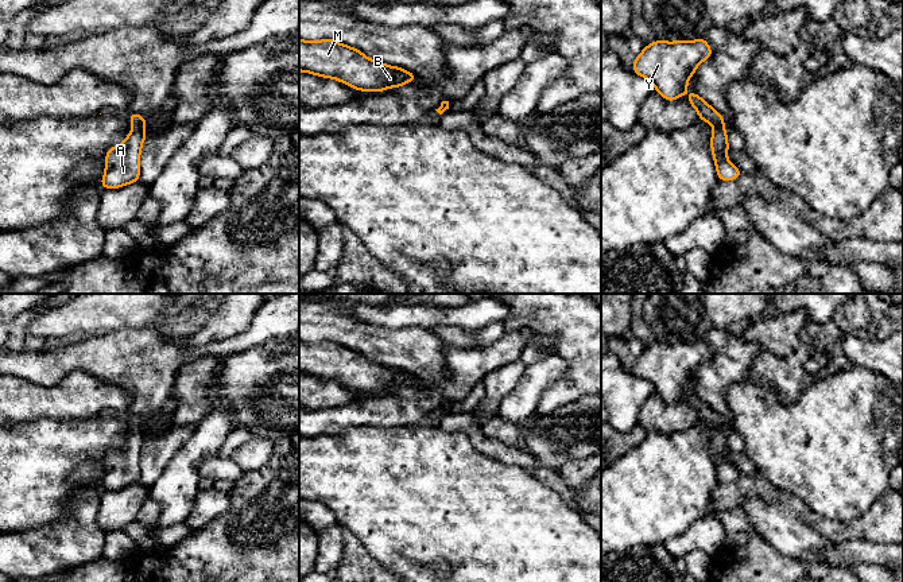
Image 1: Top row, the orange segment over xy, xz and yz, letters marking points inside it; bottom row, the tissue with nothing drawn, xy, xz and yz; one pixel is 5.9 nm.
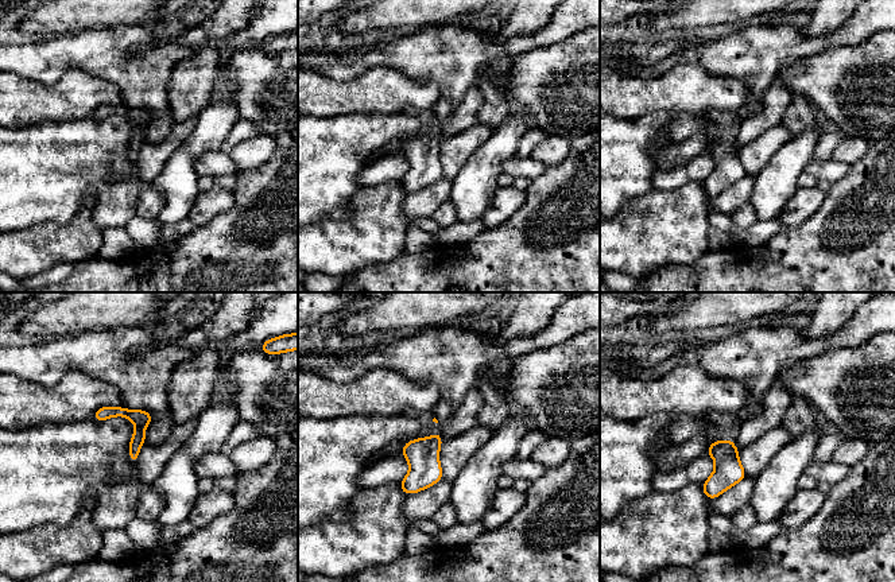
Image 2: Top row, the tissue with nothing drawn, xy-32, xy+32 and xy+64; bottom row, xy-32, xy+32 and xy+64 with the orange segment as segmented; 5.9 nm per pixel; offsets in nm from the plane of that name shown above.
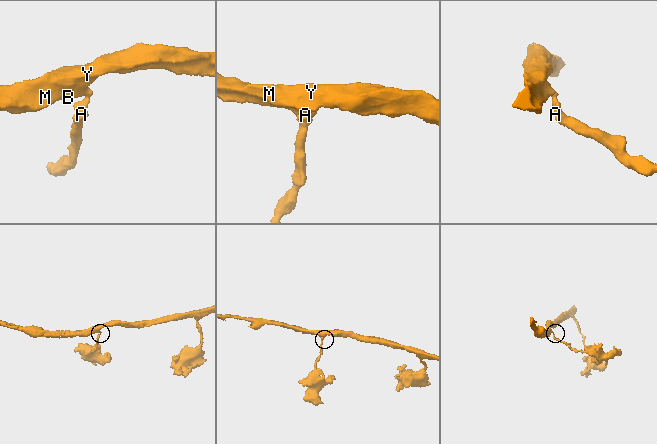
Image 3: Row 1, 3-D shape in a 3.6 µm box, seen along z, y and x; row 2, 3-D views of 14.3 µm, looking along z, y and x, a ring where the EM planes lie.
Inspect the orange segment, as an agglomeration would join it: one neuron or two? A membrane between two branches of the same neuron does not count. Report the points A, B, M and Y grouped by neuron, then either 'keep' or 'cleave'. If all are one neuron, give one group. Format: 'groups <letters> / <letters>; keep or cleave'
groups A B M Y; keep

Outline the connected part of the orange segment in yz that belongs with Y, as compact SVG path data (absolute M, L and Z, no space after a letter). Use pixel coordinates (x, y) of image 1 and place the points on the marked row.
M705 38L693 42L656 40L635 58L632 71L648 79L666 101L674 101L686 93L689 78L712 54Z

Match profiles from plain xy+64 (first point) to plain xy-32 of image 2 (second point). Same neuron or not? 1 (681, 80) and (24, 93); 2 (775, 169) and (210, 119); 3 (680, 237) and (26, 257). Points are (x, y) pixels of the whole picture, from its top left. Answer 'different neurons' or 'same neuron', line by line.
1: same neuron
2: same neuron
3: same neuron

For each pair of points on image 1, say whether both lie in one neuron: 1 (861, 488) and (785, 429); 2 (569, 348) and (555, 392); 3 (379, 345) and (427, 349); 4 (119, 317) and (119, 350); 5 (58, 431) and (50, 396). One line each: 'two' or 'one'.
1: one
2: one
3: one
4: two
5: two

